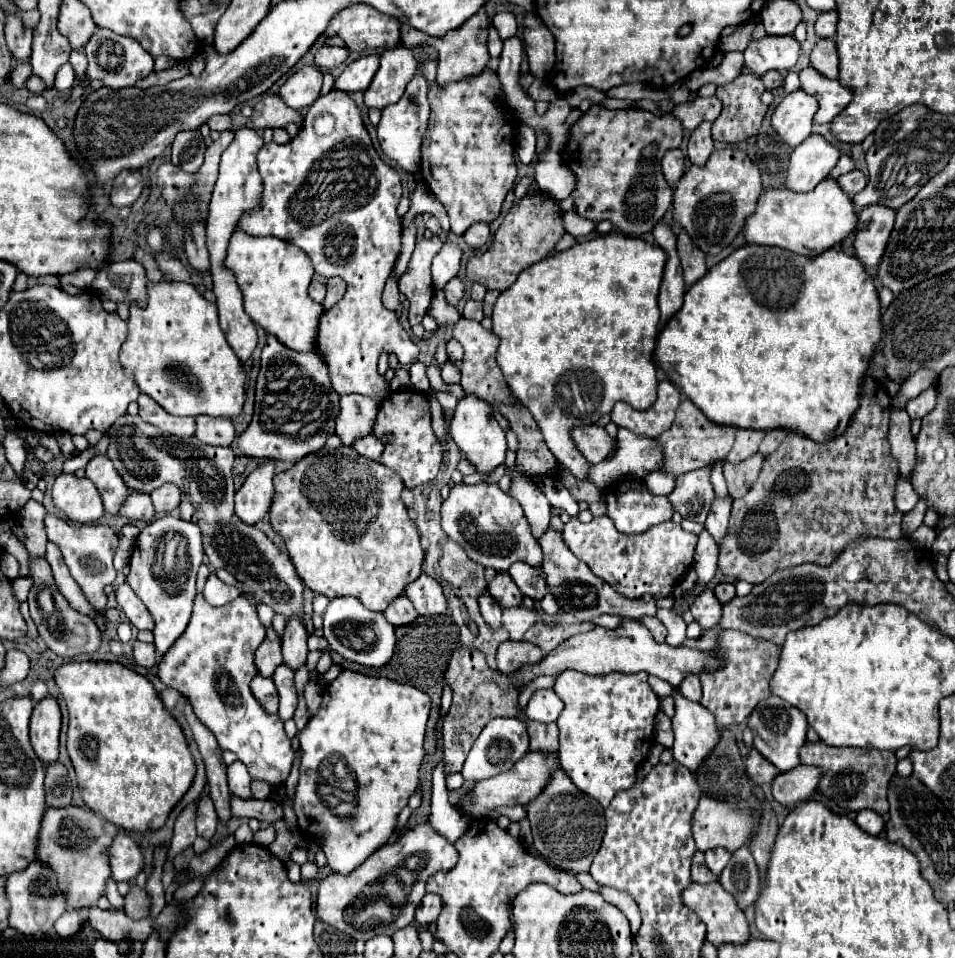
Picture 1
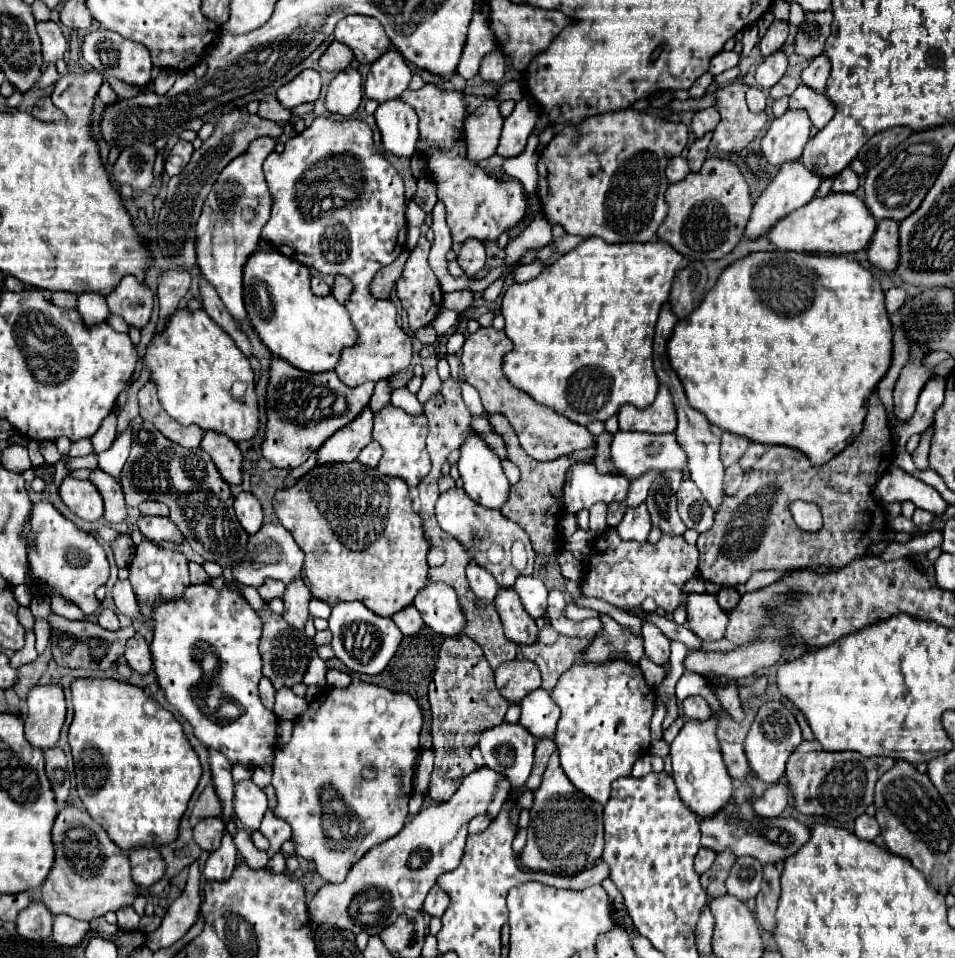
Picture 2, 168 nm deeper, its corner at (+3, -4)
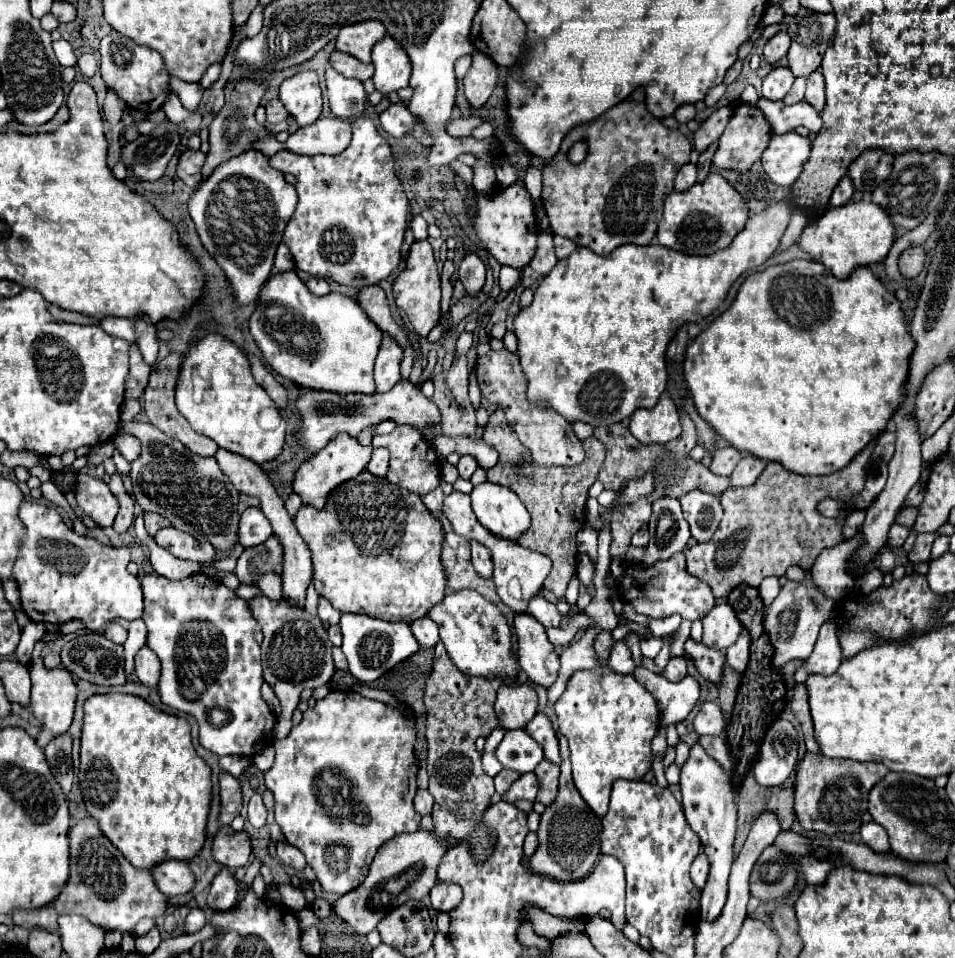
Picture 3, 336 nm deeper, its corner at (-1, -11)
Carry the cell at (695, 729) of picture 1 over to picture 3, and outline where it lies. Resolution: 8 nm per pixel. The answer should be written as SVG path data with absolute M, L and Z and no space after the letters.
M699 744L691 746L689 758L681 768L681 794L683 794L683 812L689 826L699 834L703 850L711 862L711 872L707 886L701 896L701 918L705 922L717 920L727 900L727 880L733 864L733 840L735 840L735 820L737 820L737 804L735 804L735 788L731 776L701 748Z

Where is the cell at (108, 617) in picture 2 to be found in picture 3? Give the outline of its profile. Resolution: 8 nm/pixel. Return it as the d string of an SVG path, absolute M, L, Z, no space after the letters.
M109 622L107 628L105 628L105 636L109 640L113 640L115 644L123 644L125 638L127 638L127 630L121 624L117 624L117 622Z

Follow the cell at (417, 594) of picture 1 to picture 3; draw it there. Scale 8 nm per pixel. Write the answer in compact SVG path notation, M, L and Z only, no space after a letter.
M461 590L447 594L439 604L435 604L429 614L439 626L439 638L445 644L453 664L461 668L467 676L499 676L503 680L513 680L517 676L517 664L511 656L511 630L495 604L471 590Z

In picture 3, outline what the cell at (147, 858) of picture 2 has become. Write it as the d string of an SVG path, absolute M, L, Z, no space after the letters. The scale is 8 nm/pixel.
M165 860L165 862L159 862L157 866L151 868L151 874L155 878L157 888L165 896L185 894L195 884L195 876L191 874L187 862L181 862L181 860Z

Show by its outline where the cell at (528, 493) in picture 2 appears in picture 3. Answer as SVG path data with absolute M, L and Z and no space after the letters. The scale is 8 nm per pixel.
M495 410L489 416L489 424L483 432L483 440L499 452L499 462L495 468L487 472L487 480L513 490L521 498L525 508L529 510L531 526L529 526L529 532L521 536L519 544L551 558L551 572L543 586L561 600L565 596L569 578L575 574L575 566L577 566L575 534L585 526L587 490L597 480L597 472L605 460L605 444L601 444L595 438L587 438L583 442L585 460L573 468L559 468L559 466L557 468L529 468L531 456L517 440L517 434L509 428L505 414L501 410Z

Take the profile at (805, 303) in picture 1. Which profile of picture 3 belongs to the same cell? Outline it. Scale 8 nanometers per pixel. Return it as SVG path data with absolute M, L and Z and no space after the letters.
M791 260L787 264L773 264L763 272L755 272L741 284L731 306L717 316L697 338L687 346L683 360L683 378L687 382L689 394L695 408L703 420L707 420L719 436L723 436L731 446L743 452L751 452L761 460L777 460L797 474L819 476L843 470L877 434L883 432L887 420L893 416L895 408L901 404L901 386L907 380L907 364L913 352L913 340L905 326L905 316L895 294L889 292L867 266L855 268L849 278L837 280L823 264L813 260Z

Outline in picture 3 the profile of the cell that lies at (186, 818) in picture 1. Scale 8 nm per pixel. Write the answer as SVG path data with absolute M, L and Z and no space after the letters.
M221 772L219 776L219 796L221 796L221 814L219 824L231 824L235 816L239 816L243 806L243 794L239 788L239 780Z

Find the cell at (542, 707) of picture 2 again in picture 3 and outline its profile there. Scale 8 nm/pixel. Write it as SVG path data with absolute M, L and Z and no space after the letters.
M537 712L535 718L527 724L525 730L529 732L529 736L533 736L543 746L547 760L551 760L553 764L559 764L561 762L559 760L559 740L557 740L557 732L555 732L551 720L545 714Z

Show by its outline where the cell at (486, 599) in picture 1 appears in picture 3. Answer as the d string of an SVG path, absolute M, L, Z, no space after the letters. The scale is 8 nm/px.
M471 542L471 564L481 578L491 578L493 576L493 562L491 562L489 550L483 548L477 542Z

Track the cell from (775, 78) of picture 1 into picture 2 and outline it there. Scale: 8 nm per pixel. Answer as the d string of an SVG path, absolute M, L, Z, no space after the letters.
M785 75L773 89L771 89L771 97L773 99L781 99L781 97L785 97L785 95L791 95L795 89L797 89L797 81L793 79L793 77L789 77L789 75Z

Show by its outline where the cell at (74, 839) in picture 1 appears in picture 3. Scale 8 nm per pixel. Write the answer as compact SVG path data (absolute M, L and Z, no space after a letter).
M83 818L69 828L71 872L65 888L53 900L55 910L63 914L79 914L105 930L131 932L141 918L157 918L165 912L167 896L163 896L149 870L137 870L99 830L95 818Z

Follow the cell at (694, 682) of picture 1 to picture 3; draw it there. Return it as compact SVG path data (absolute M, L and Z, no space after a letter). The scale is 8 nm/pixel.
M705 702L701 704L701 710L697 712L695 720L693 720L693 726L695 726L695 732L699 736L705 736L705 734L721 734L723 730L723 714L719 710L719 706L715 702Z

